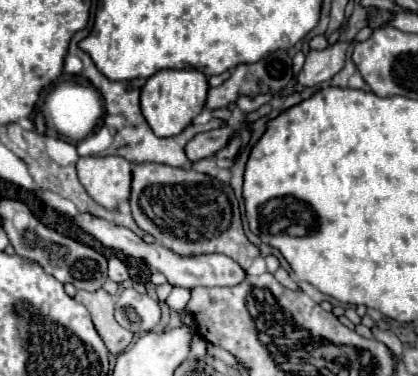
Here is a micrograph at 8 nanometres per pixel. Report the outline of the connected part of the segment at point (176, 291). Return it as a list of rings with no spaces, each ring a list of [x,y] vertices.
[[[174,287],[172,293],[168,295],[166,303],[172,311],[178,313],[178,317],[192,317],[188,311],[186,311],[186,305],[188,305],[188,299],[190,299],[190,289],[184,289],[184,287]]]

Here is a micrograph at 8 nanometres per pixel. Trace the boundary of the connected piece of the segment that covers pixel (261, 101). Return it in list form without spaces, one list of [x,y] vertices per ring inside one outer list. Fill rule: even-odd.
[[[244,95],[242,99],[236,101],[236,105],[238,105],[244,113],[250,113],[250,111],[256,111],[258,107],[270,103],[270,99],[272,99],[272,95],[256,95],[256,97],[246,97],[246,95]]]

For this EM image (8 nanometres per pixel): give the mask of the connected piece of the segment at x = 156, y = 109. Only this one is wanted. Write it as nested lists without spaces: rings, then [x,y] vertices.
[[[164,69],[152,75],[142,87],[140,107],[148,125],[158,137],[174,137],[202,111],[208,93],[208,79],[194,69]]]

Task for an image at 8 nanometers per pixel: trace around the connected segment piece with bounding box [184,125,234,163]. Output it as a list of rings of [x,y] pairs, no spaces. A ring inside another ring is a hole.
[[[226,125],[222,129],[214,129],[214,131],[206,131],[206,133],[198,133],[194,139],[190,139],[190,143],[186,143],[184,151],[186,157],[196,163],[204,157],[214,155],[218,149],[222,149],[228,141],[228,137],[234,133],[234,127]]]

